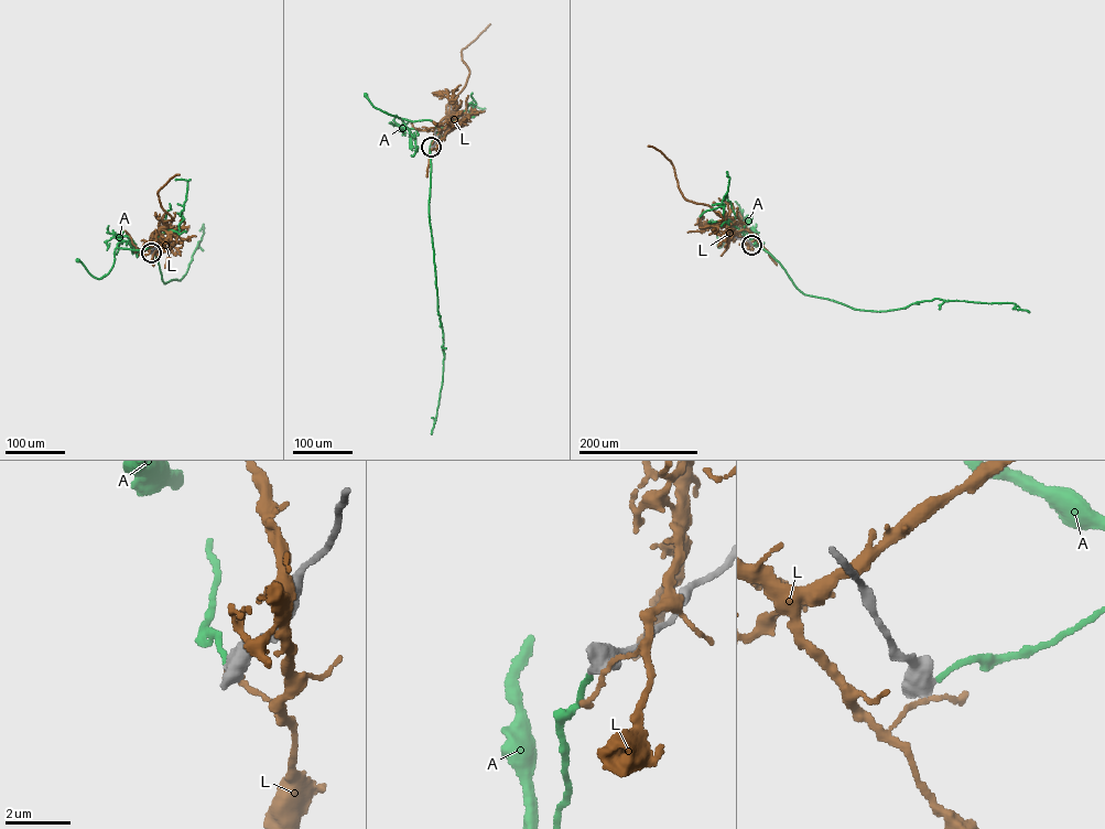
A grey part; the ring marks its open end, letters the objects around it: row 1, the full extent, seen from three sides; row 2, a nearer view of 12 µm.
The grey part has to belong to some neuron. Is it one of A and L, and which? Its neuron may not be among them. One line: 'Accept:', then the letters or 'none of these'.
Accept: A

